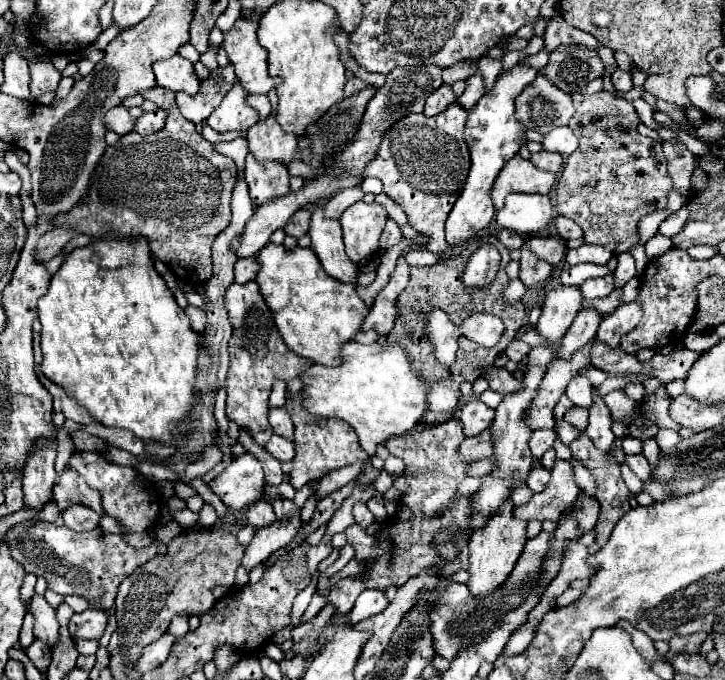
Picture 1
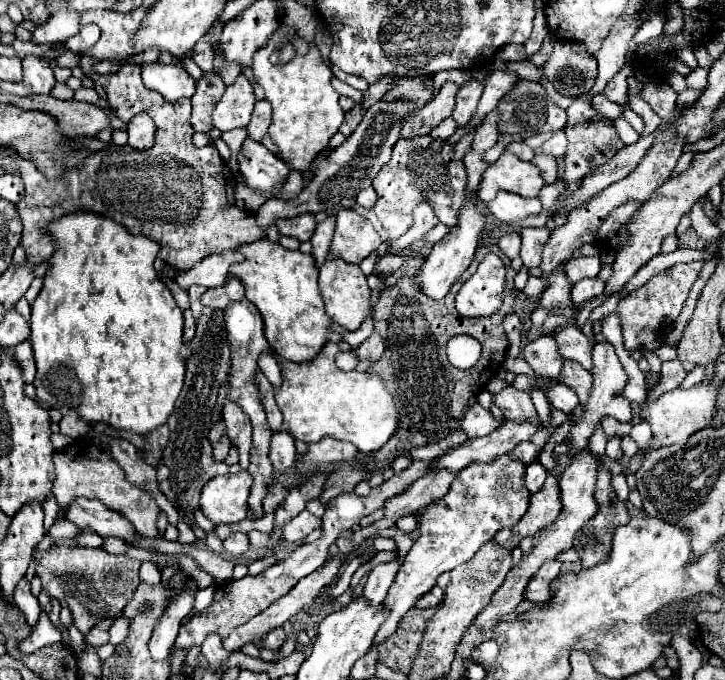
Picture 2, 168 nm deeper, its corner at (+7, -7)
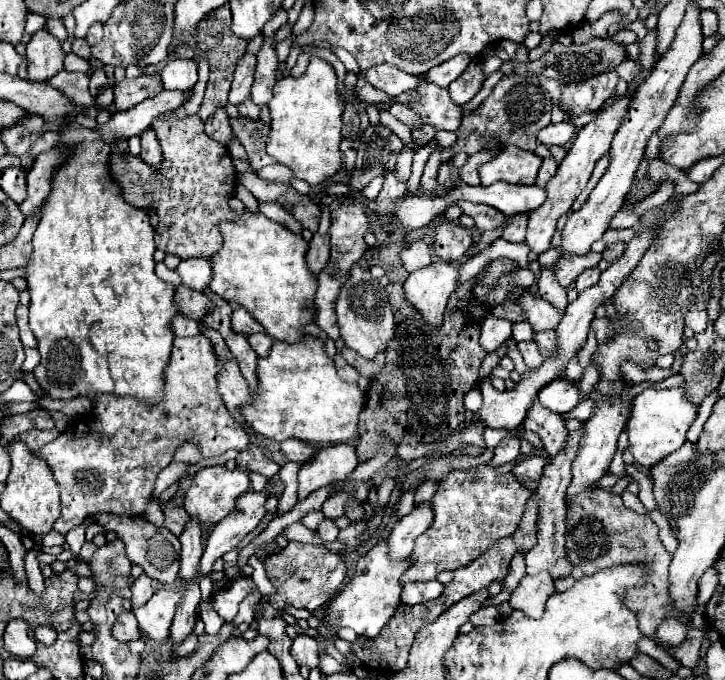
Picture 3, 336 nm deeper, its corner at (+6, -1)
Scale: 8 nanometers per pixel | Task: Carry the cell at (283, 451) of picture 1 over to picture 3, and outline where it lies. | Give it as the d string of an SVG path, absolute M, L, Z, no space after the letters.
M285 439L281 443L281 453L295 463L305 463L315 455L315 447L311 447L309 443L303 443L299 439Z

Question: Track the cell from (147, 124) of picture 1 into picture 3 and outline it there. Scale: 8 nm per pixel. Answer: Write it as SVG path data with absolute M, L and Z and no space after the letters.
M153 127L143 131L139 137L141 137L141 157L149 165L157 167L159 161L161 161L161 147L159 147L159 141L157 141L157 135L155 135Z

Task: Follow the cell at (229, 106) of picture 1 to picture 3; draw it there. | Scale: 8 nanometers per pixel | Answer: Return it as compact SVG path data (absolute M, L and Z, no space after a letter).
M245 53L235 69L235 77L231 83L229 91L229 103L231 105L241 105L245 99L249 99L249 89L253 83L253 73L255 73L255 55Z

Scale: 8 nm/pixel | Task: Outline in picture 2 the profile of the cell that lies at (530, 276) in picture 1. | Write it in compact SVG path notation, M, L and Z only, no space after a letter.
M542 227L542 229L522 229L522 251L520 257L524 261L526 269L534 269L540 265L540 257L542 257L542 249L546 245L546 241L550 239L550 229Z

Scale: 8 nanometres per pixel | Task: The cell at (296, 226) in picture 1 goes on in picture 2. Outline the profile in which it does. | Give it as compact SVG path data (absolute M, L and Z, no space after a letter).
M304 213L304 215L298 215L298 217L290 217L290 219L278 219L276 227L282 235L296 237L298 241L308 241L314 235L316 219L314 219L314 215Z

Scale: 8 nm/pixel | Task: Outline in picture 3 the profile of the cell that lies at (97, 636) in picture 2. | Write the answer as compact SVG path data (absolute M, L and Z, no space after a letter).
M123 611L123 615L119 615L119 619L115 621L115 625L111 627L111 635L123 643L133 641L133 639L141 639L141 633L137 631L137 621L133 611Z

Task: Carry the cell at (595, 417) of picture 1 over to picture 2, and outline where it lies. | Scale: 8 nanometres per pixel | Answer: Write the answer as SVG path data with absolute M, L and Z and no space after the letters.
M562 357L562 373L558 375L560 383L572 387L578 397L580 397L580 405L584 405L588 401L590 389L592 389L592 373L582 369L582 365L578 365L578 361L570 361Z

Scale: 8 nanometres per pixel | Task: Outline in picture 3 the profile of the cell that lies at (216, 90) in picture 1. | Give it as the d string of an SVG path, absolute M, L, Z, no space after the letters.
M219 107L207 121L205 121L205 133L219 141L221 145L227 145L227 141L231 139L231 125L229 125L229 115L225 111L225 107Z

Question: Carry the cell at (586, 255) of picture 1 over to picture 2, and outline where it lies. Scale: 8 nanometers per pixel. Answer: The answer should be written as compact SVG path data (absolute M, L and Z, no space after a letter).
M578 257L566 265L566 273L572 283L578 283L580 279L586 277L596 277L598 271L600 271L600 257Z

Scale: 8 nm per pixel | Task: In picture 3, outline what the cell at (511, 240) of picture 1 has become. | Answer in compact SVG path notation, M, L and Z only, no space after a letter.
M519 215L503 229L503 239L511 243L523 243L525 241L525 229L527 229L527 215Z

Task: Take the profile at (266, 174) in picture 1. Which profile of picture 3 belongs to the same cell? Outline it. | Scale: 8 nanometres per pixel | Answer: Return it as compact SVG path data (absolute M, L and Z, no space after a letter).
M241 117L241 119L231 119L231 129L233 135L239 139L239 143L245 147L249 155L249 163L255 171L275 163L275 159L271 159L265 153L265 139L269 135L269 125Z

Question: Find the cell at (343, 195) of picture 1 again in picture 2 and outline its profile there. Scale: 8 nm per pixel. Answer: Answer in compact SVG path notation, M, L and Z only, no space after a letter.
M330 215L326 221L318 223L316 233L310 239L312 255L316 259L316 267L322 267L324 261L326 261L326 255L328 255L328 249L330 249L330 243L332 243L332 235L334 235L334 227L336 227L334 225L334 215Z

